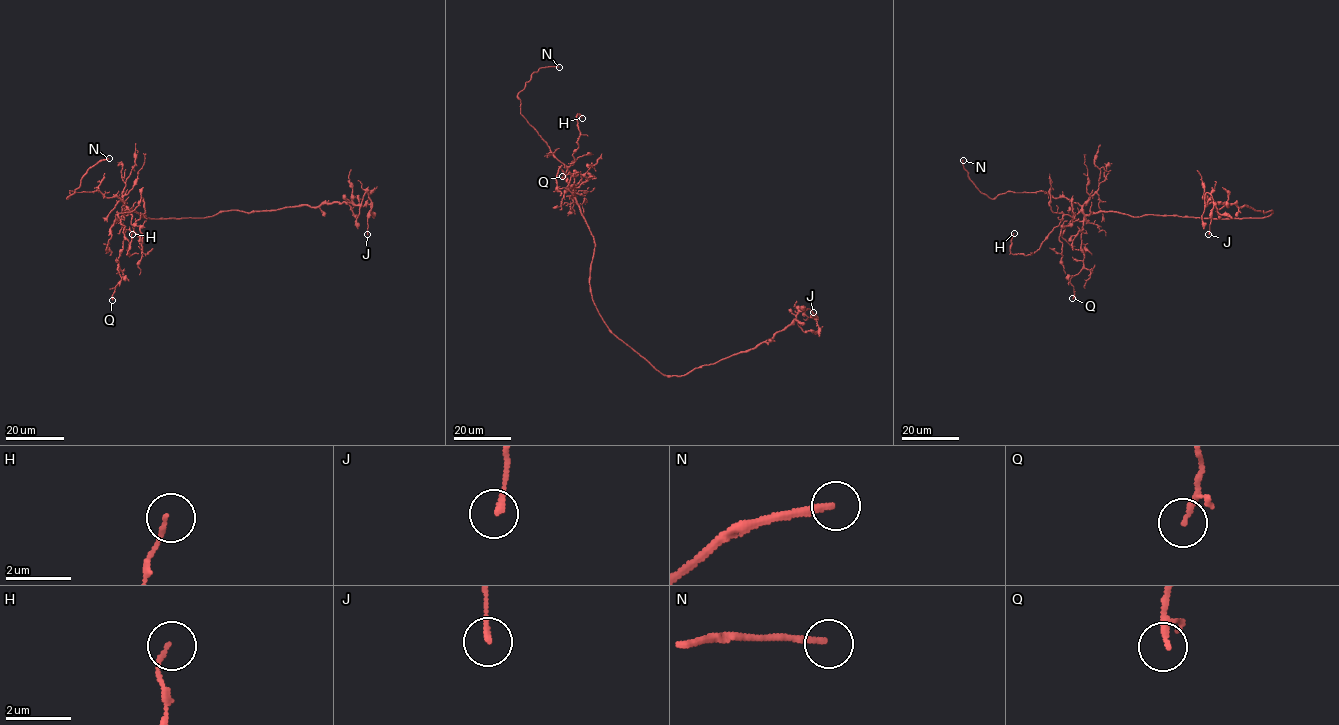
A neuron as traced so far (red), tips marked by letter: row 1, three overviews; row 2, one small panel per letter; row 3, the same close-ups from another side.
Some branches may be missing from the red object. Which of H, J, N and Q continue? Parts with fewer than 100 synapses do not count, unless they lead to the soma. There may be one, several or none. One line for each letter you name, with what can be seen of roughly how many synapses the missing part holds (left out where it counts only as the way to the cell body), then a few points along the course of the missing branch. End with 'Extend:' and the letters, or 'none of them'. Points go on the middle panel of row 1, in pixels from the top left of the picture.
N: missing branch runs (559, 67), (572, 65), (571, 55), (586, 39)
Extend: N

